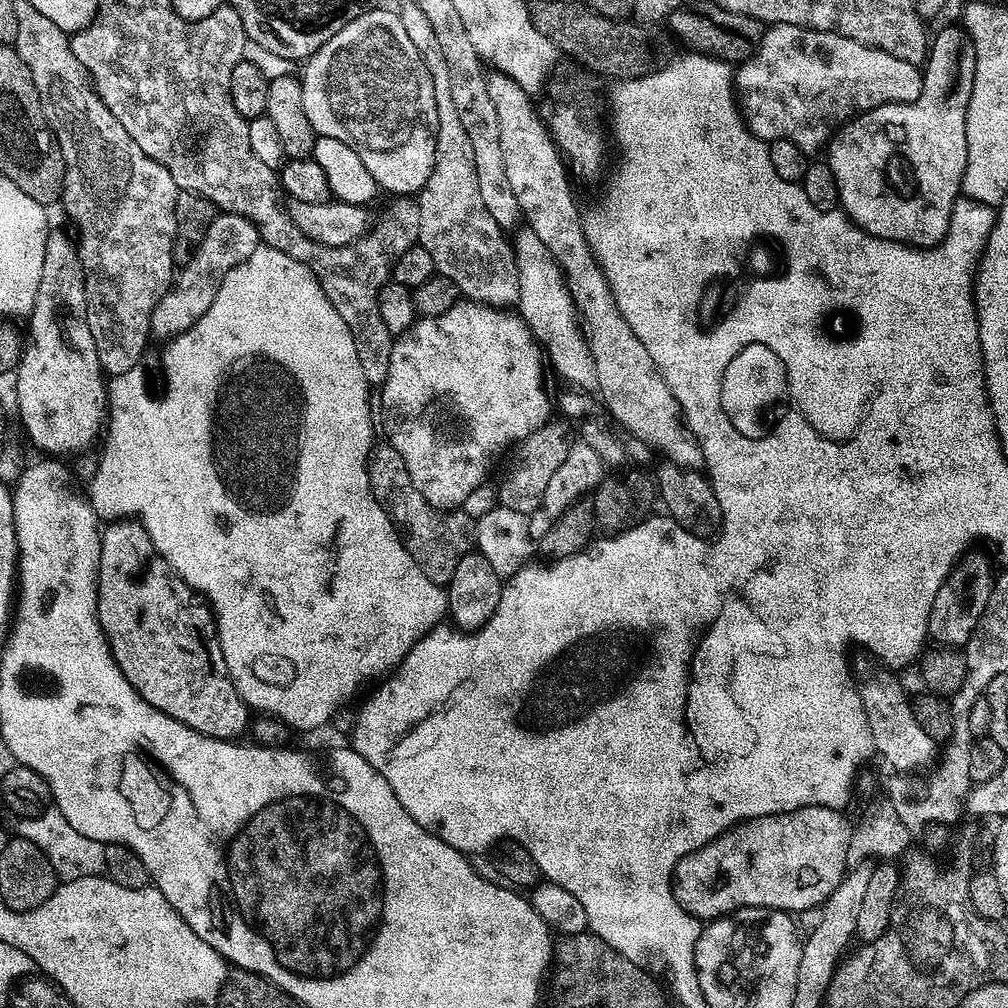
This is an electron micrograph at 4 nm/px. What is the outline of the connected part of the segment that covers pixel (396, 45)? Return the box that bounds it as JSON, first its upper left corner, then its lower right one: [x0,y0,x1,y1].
[302,6,438,198]

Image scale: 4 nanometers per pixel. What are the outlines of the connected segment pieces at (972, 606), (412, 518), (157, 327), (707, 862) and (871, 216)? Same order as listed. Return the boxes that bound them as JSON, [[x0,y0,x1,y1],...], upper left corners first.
[[928,555,994,646],[368,442,474,586],[152,212,261,334],[672,806,853,922],[826,23,974,248]]

